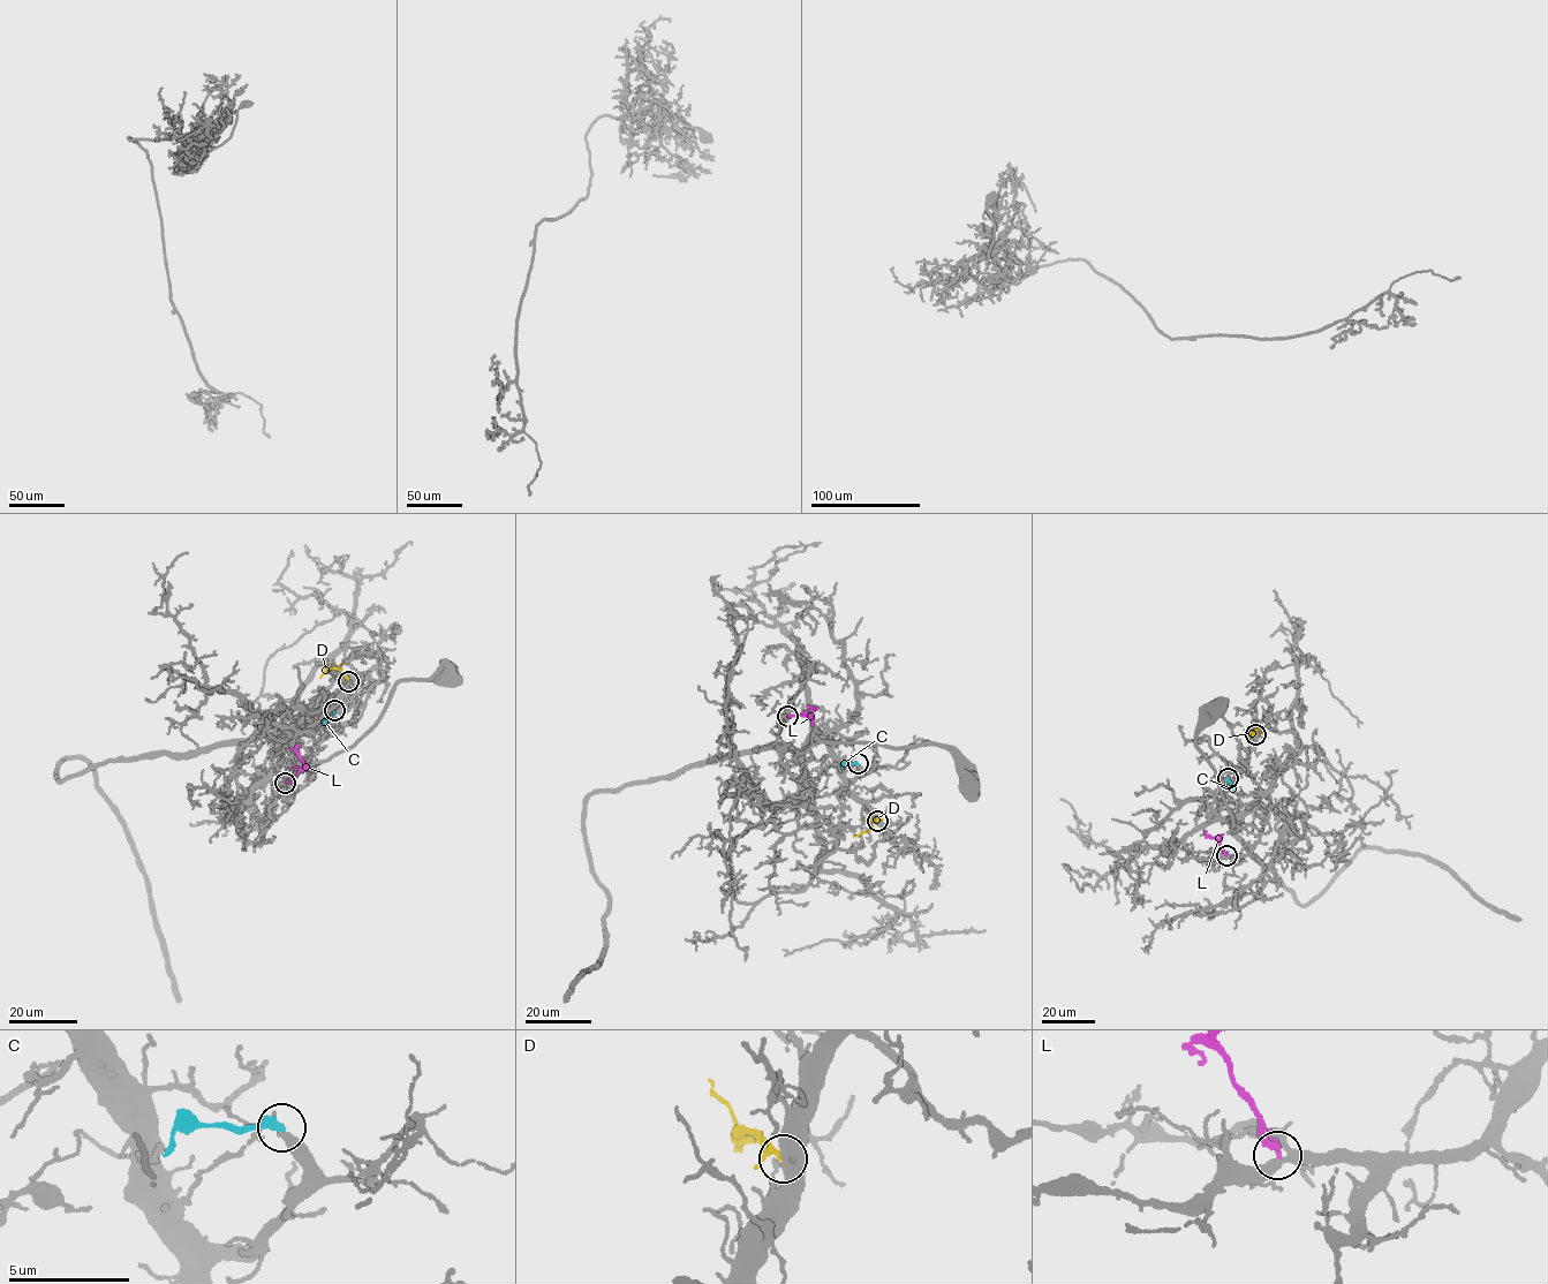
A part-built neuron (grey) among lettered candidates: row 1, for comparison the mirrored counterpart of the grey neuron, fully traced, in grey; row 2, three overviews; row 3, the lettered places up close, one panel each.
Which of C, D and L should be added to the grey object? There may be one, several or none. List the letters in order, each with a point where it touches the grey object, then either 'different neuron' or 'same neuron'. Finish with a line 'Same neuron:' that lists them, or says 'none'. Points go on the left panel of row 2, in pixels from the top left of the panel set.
C: contact (334, 710); different neuron
D: contact (348, 681); different neuron
L: contact (285, 783); different neuron
Same neuron: none

